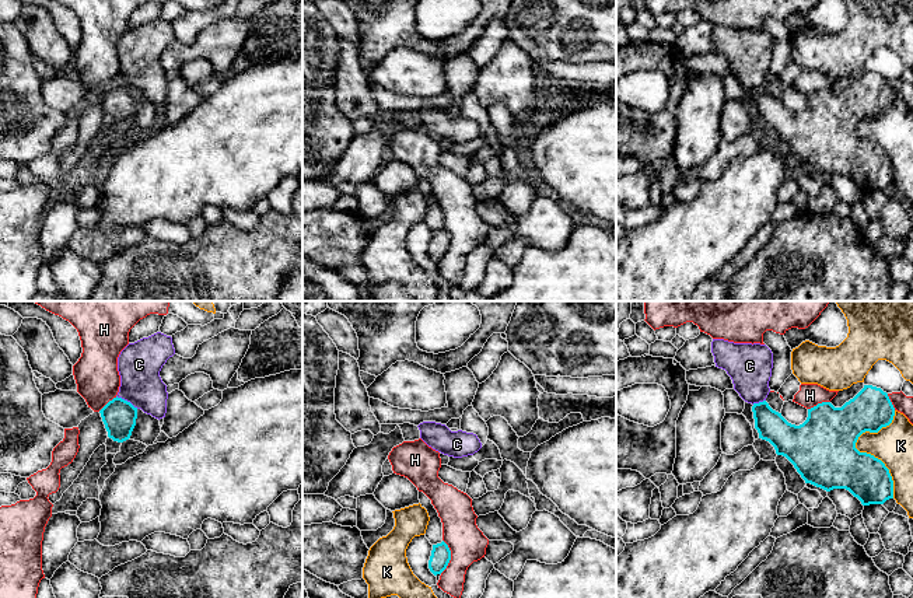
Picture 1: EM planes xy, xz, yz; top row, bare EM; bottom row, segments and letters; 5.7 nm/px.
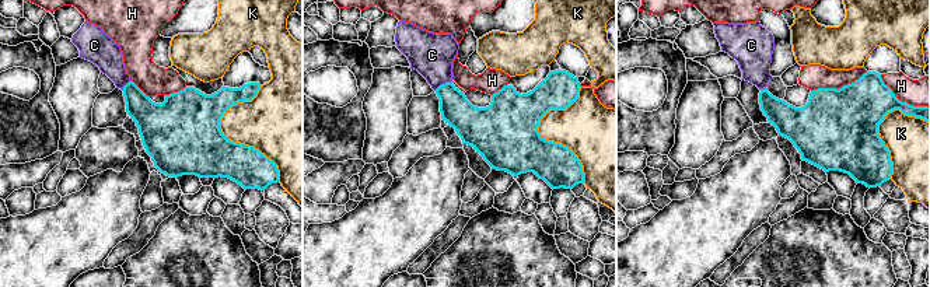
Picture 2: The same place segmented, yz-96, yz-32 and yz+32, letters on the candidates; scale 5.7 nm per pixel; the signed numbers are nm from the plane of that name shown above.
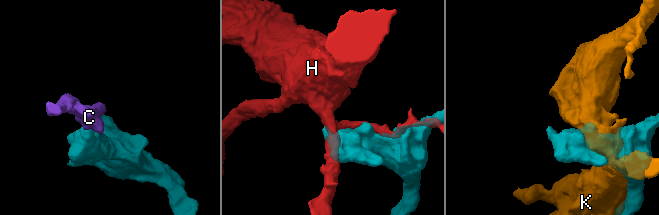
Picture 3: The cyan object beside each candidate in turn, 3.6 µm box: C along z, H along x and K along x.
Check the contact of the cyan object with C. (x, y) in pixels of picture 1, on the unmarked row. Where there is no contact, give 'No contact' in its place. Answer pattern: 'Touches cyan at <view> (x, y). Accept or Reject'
Touches cyan at xy (126, 87). Accept

